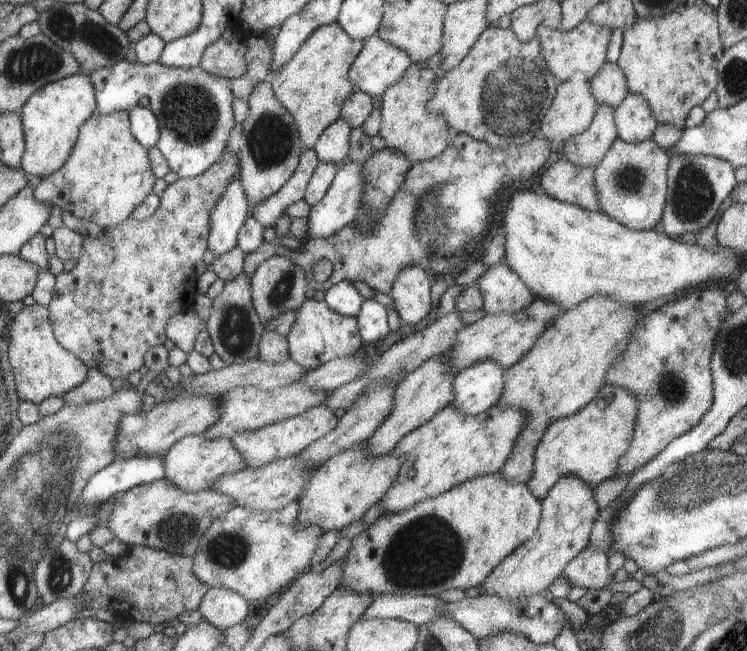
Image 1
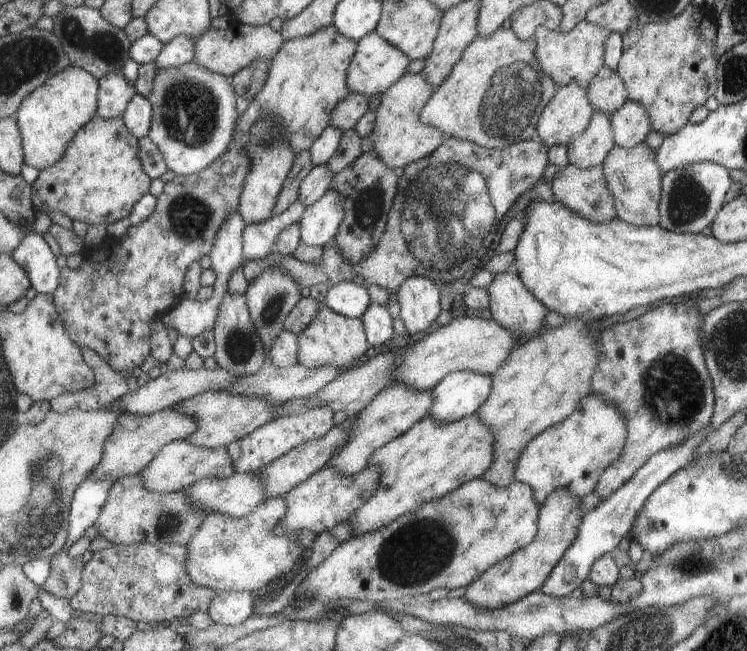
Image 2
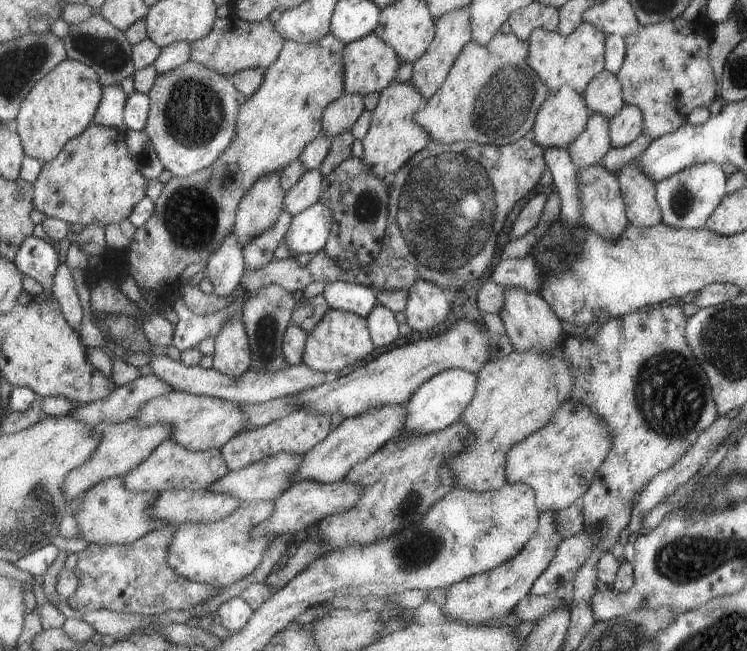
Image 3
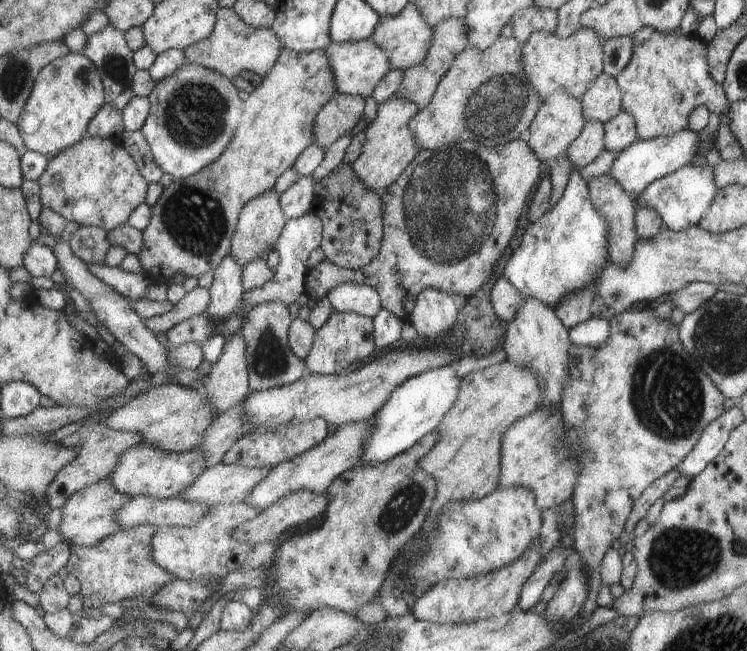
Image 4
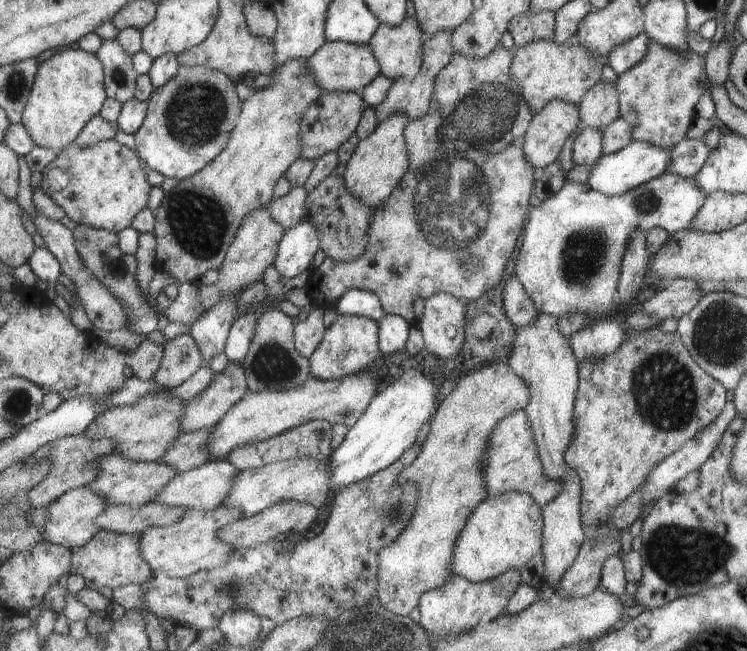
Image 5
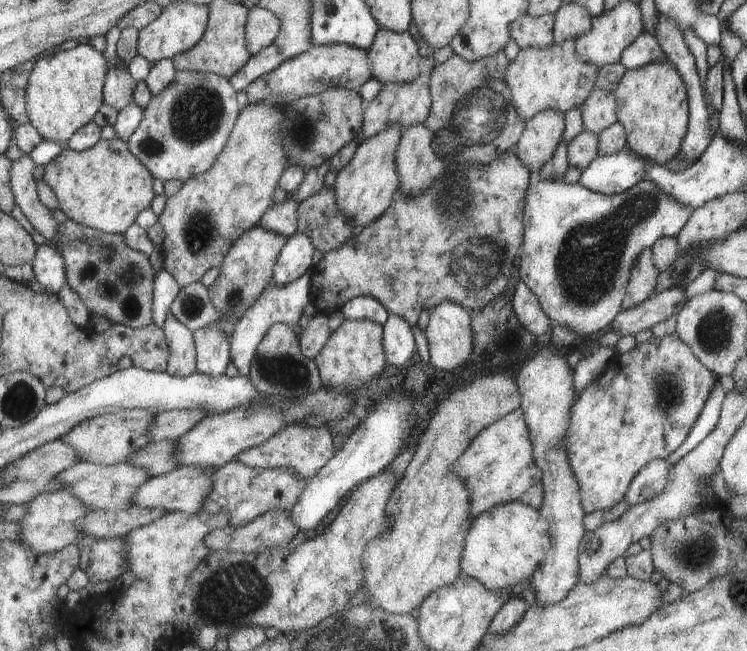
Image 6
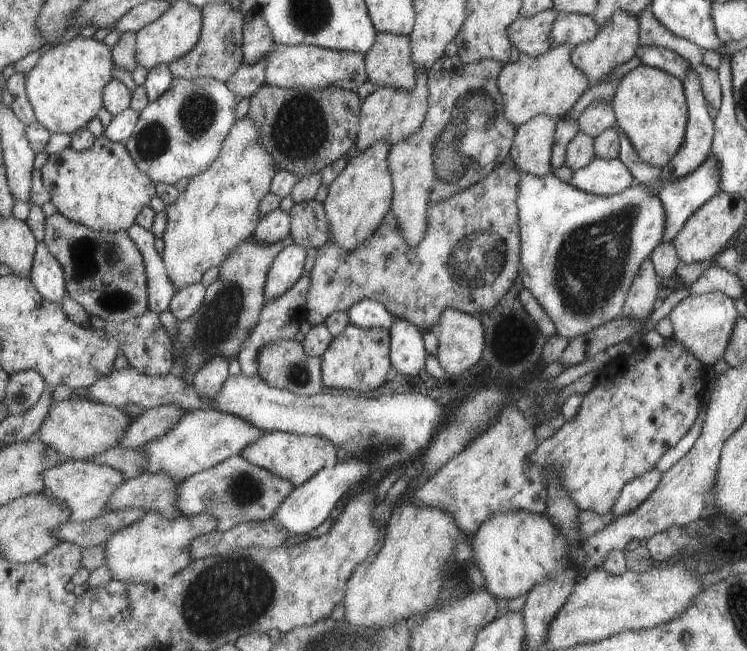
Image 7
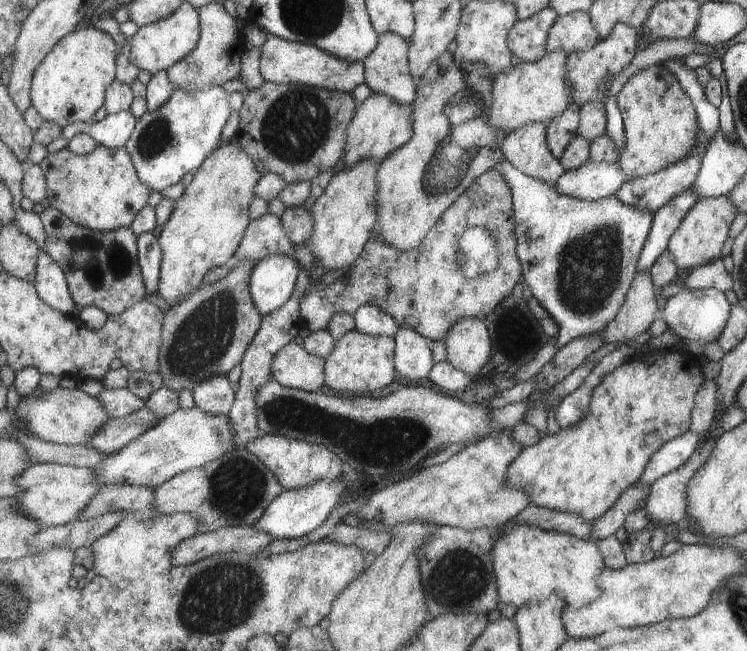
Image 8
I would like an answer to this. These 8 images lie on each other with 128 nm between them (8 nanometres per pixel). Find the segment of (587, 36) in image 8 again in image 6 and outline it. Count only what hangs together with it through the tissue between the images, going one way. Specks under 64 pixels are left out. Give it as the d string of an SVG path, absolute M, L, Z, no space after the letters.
M562 3L553 14L553 42L561 43L567 38L575 38L590 30L593 18L587 8L575 3Z

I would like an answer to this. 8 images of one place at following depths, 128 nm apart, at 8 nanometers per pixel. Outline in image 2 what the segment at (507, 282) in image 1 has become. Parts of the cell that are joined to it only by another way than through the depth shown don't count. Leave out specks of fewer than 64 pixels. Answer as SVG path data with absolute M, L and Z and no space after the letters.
M513 269L495 273L494 279L485 288L488 292L489 302L486 308L489 310L490 318L510 330L514 336L535 336L539 331L545 330L542 328L542 320L548 309L525 287Z

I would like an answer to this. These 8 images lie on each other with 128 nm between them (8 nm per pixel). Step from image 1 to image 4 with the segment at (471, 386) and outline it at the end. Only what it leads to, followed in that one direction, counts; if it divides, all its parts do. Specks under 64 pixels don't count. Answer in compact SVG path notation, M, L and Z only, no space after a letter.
M447 365L412 376L401 383L369 419L372 422L372 432L366 439L366 448L360 462L378 463L389 460L435 430L443 416L456 403L460 380L455 374L455 366Z

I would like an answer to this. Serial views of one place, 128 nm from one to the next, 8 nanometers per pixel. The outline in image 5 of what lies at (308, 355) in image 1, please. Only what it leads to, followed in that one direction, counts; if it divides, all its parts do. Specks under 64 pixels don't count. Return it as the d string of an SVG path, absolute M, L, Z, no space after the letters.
M337 315L326 327L321 342L313 350L310 361L310 374L321 380L337 380L351 373L362 372L376 356L378 350L378 323L366 316Z

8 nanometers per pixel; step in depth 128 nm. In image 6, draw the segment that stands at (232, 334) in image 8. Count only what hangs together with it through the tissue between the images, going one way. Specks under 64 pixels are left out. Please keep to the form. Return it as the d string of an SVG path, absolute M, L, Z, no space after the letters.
M257 224L248 228L239 238L234 240L230 250L219 266L219 274L207 287L211 304L223 314L215 324L227 334L231 334L235 321L248 309L262 294L262 290L271 282L273 268L278 252L286 244L286 237L281 233L270 231Z

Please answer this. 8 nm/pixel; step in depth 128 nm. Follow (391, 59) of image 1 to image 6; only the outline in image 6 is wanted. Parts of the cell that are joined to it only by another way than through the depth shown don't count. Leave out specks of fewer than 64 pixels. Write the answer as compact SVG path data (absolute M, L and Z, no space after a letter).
M343 43L315 45L302 52L301 55L287 59L266 75L258 76L257 79L250 82L245 89L246 99L248 103L269 98L273 100L273 97L279 96L296 99L323 92L329 87L341 87L357 91L361 84L372 77L371 60L367 50Z

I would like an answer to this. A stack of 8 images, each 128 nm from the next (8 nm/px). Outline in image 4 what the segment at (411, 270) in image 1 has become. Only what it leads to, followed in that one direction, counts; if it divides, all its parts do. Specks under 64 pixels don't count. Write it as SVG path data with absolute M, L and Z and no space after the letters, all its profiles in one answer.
M423 288L414 297L415 302L408 313L408 322L421 337L435 338L450 326L455 326L459 312L450 293L434 288Z

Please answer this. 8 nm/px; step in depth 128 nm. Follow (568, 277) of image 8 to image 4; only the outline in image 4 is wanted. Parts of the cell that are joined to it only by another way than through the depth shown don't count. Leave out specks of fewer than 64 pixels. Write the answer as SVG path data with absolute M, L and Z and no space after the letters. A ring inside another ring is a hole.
M706 161L699 164L679 167L669 175L662 176L649 183L638 196L633 196L635 207L650 206L662 220L664 228L682 231L698 224L698 220L707 212L714 200L717 187L713 182L713 169ZM573 167L559 200L534 223L529 223L520 245L505 261L502 276L525 299L535 299L551 308L566 294L591 284L607 261L608 224L591 204L589 185Z

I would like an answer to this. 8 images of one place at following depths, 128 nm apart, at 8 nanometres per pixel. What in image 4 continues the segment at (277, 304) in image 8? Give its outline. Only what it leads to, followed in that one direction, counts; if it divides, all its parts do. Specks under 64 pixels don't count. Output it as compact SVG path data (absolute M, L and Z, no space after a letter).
M311 210L304 212L301 216L286 219L286 224L282 228L282 232L274 246L274 249L278 254L278 263L273 269L273 278L265 282L265 284L257 286L257 288L251 288L251 290L243 291L241 293L241 302L236 313L231 313L220 321L212 321L210 316L203 311L202 313L193 315L192 317L178 322L165 333L168 343L173 347L182 345L183 343L197 343L200 345L204 340L207 340L213 335L225 337L240 328L242 312L248 312L249 309L254 307L256 304L260 304L265 301L281 301L286 305L289 305L297 299L299 294L305 292L304 278L306 272L305 264L303 264L303 262L307 260L307 256L311 254L311 250L315 250L315 248L319 246L319 240L321 240L321 221L322 220L319 216Z

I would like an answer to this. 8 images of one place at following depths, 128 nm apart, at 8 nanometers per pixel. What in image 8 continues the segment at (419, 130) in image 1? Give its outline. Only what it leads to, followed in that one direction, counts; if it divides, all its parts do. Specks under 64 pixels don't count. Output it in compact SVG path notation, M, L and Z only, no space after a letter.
M371 158L359 160L355 166L344 168L334 174L319 198L315 199L309 210L313 220L311 236L305 240L313 263L327 270L348 268L363 252L365 245L374 235L377 223L375 212L375 174L377 163Z

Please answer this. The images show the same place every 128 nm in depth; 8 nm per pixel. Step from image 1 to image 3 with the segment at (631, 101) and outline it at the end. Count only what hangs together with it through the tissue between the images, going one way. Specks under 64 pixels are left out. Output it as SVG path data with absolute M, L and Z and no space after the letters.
M624 104L618 114L610 118L610 137L616 147L633 142L642 132L642 112L635 105Z

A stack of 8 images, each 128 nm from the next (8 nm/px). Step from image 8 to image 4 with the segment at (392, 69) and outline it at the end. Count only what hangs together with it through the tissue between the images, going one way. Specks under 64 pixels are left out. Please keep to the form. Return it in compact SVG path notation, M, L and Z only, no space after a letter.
M408 2L401 12L393 16L378 15L378 24L370 37L379 48L388 52L391 68L404 71L425 58L425 52L429 50L432 43L432 32L433 28L424 19L423 14L419 12L416 4Z

